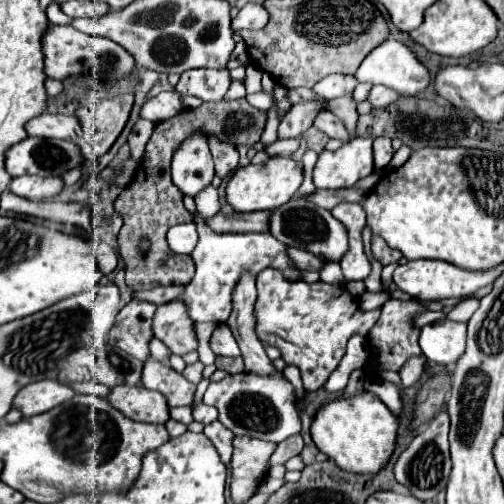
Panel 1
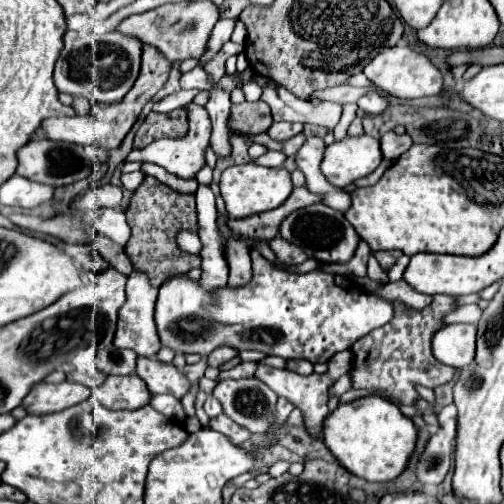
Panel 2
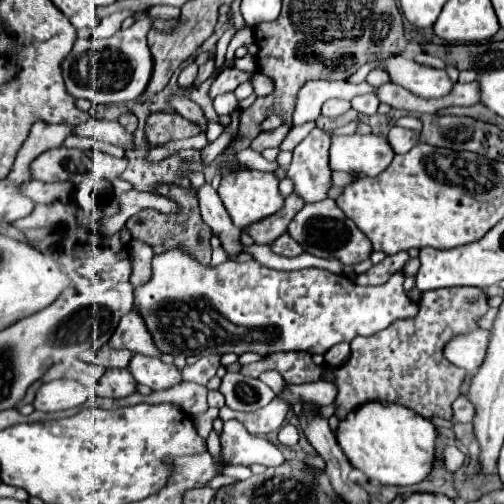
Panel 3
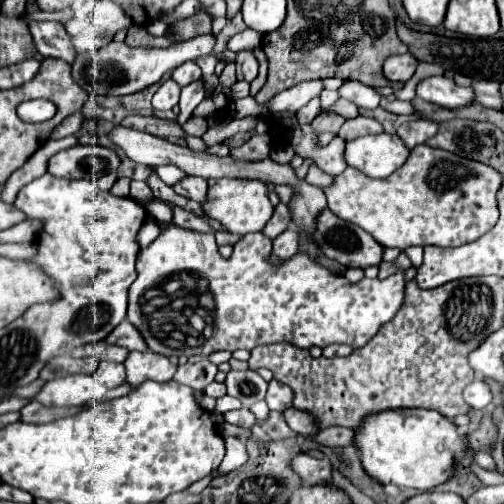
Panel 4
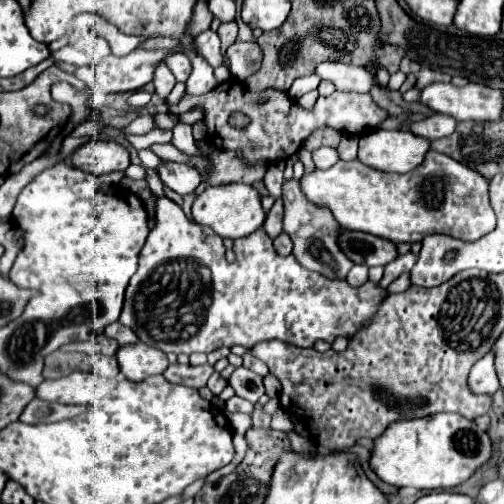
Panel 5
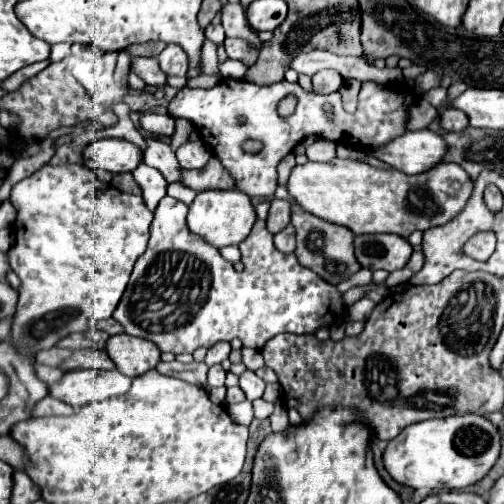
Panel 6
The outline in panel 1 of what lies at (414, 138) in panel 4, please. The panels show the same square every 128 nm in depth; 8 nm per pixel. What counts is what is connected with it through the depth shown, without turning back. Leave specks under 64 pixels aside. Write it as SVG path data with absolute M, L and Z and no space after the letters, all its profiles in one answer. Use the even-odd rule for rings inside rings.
M376 138L374 140L374 170L384 170L394 156L390 138Z

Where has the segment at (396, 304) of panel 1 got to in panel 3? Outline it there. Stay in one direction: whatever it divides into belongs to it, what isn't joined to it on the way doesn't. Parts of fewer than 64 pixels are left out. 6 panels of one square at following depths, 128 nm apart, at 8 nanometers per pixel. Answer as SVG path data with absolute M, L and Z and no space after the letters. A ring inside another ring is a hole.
M442 288L422 294L420 312L416 318L396 320L386 330L368 338L350 342L350 358L336 372L336 416L342 420L350 410L366 402L394 402L414 410L424 418L452 418L452 402L460 394L460 384L466 376L462 368L450 364L444 356L444 344L456 334L476 328L476 318L488 310L486 296L480 288Z

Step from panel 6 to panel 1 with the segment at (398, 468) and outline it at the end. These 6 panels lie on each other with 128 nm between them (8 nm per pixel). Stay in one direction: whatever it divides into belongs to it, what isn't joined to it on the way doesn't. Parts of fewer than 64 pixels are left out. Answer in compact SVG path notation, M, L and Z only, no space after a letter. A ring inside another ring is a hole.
M370 392L342 396L334 398L328 404L322 404L310 424L310 436L316 448L332 458L340 468L358 474L376 474L386 466L396 444L396 432L396 416L378 396Z

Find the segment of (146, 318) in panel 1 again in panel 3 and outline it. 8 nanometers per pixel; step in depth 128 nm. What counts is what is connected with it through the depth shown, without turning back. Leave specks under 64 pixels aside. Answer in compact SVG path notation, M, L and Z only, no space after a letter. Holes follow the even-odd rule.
M132 240L130 244L130 256L132 256L132 286L138 288L140 284L144 284L144 280L148 280L148 276L152 276L150 272L150 262L152 262L152 248L144 242ZM132 308L128 314L122 316L122 320L108 344L112 348L126 348L130 352L144 354L144 356L160 356L150 332L148 332L144 320L140 320L140 312L136 312L136 308Z

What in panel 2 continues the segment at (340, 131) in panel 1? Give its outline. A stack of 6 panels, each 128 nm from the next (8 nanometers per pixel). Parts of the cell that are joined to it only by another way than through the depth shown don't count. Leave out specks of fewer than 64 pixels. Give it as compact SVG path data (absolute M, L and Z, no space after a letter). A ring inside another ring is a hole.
M282 86L264 88L262 100L272 108L272 116L276 122L278 120L302 122L302 124L314 124L334 130L342 114L342 106L336 102L320 102L320 104L304 102Z

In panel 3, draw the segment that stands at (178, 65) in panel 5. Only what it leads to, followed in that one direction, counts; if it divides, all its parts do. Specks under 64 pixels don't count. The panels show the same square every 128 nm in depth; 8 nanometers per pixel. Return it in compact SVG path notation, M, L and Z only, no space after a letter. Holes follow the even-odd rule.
M192 62L192 64L188 64L188 66L180 72L178 84L180 84L182 88L188 88L188 86L191 86L194 83L196 76L198 76L198 66Z

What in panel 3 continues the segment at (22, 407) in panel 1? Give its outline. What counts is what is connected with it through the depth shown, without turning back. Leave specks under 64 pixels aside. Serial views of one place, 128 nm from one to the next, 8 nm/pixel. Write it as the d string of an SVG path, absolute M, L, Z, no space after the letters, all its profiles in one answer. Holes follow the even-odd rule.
M52 380L40 386L32 406L40 412L60 412L82 406L90 398L90 390L76 380Z

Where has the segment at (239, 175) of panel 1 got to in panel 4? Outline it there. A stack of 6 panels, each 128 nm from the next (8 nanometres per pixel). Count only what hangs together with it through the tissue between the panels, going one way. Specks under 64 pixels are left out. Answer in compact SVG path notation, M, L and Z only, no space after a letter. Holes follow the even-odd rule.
M220 178L208 190L208 202L204 204L204 214L218 220L232 234L250 234L250 232L260 232L264 228L264 224L274 214L274 206L268 198L268 188L262 180Z

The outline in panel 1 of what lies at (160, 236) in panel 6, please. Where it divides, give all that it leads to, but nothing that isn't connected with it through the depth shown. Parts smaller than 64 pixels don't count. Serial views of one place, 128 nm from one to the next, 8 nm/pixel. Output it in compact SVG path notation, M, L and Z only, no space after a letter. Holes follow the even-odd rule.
M272 268L262 270L256 276L256 288L256 334L264 346L280 348L282 358L300 368L308 392L316 392L326 384L346 354L346 340L354 332L366 336L380 316L380 310L362 312L344 286L332 286L326 282L306 284L302 280L288 282ZM172 300L156 308L156 314L152 318L152 332L168 346L170 354L184 356L186 352L198 348L192 324L194 322L188 320L186 306L180 300Z

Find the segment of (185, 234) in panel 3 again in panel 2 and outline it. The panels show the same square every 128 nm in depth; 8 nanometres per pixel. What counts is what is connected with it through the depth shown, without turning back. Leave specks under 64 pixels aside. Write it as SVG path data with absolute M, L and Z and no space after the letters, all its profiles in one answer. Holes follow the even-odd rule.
M146 176L144 182L134 190L130 198L130 204L124 214L132 234L124 246L124 252L130 258L132 268L138 272L144 272L154 288L160 288L160 284L164 280L170 280L172 276L182 276L192 268L200 268L200 258L194 254L182 252L174 240L180 228L194 230L194 232L198 230L194 206L196 206L194 196L178 194L170 188L164 188L164 184L152 176Z

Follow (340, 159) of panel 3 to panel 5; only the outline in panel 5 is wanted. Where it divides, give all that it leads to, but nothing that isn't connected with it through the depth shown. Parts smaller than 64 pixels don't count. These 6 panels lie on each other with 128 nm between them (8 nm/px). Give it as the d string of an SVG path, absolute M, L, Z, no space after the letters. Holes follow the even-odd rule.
M374 130L360 136L358 160L380 172L406 174L430 150L430 142L408 130Z

